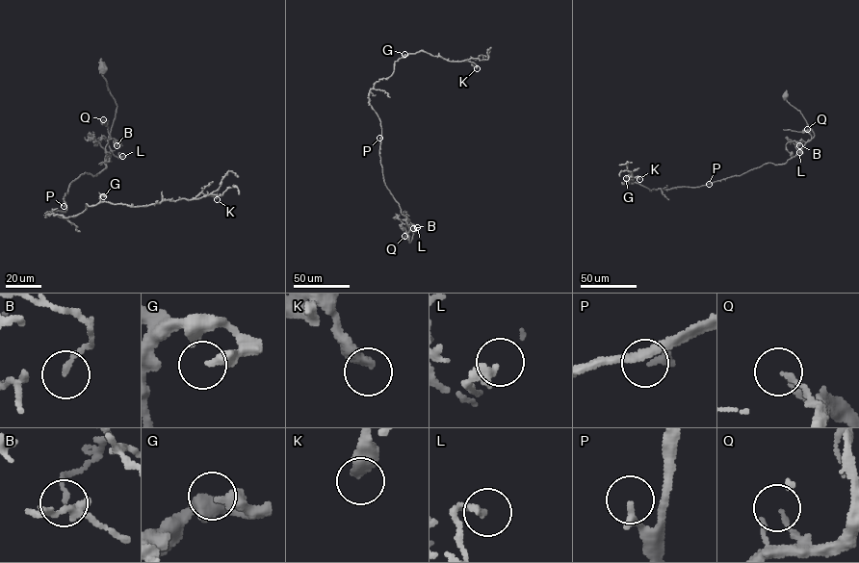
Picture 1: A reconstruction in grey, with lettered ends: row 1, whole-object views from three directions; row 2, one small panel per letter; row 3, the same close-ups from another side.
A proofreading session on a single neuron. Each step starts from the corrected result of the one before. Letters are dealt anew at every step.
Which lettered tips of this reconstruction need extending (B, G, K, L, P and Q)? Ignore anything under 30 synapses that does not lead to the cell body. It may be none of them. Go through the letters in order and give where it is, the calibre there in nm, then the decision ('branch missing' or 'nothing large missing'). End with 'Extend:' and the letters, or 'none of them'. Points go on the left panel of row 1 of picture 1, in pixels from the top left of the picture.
B: place (117, 145); calibre 110 nm; nothing large missing
G: place (103, 196); calibre 360 nm; nothing large missing
K: place (217, 199); calibre 400 nm; nothing large missing
L: place (122, 156); calibre 240 nm; nothing large missing
P: place (64, 206); calibre 220 nm; nothing large missing
Q: place (103, 119); calibre 140 nm; nothing large missing
Extend: none of them

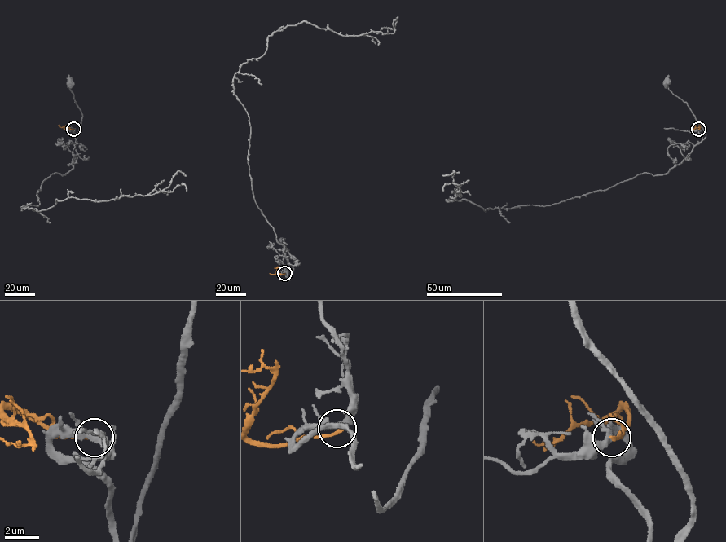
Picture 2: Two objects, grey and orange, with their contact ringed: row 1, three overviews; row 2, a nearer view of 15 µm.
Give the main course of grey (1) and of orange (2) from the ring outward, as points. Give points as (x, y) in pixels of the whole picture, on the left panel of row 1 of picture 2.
1: (73, 129), (69, 129), (76, 139), (82, 116), (68, 85), (70, 83)
2: (73, 129), (63, 128)

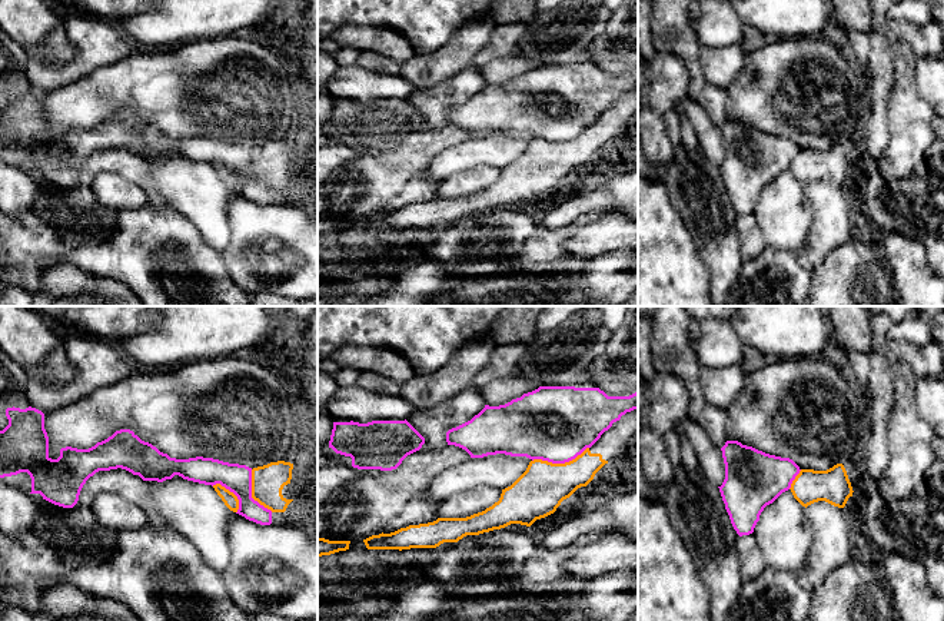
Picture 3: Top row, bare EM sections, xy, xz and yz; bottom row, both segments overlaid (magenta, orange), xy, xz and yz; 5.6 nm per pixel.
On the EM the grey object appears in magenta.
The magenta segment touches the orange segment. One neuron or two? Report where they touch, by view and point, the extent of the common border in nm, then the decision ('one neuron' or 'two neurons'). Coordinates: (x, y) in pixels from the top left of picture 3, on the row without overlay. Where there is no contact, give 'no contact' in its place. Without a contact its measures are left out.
xz (559, 142) | 340 nm | two neurons

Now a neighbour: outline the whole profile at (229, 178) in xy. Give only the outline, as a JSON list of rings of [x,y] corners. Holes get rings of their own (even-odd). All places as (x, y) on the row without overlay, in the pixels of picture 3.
[[[220,163],[213,165],[213,167],[217,172],[217,175],[222,177],[225,185],[230,190],[237,192],[237,189],[239,189],[239,179],[237,179],[237,176],[233,172],[230,172],[229,169],[226,169],[225,166],[222,166]]]

